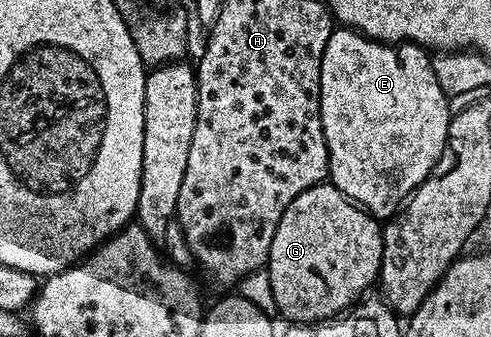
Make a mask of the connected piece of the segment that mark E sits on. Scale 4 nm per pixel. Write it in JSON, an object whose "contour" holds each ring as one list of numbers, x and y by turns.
{"contour":[[350,29,332,30,329,41,325,45,325,53,321,57,321,89,319,90,321,105,321,125,327,142,327,169,330,182,352,203,364,208,368,215,374,215,380,221,386,221,400,210,401,204,416,191,431,175,431,170,441,157,447,144,447,130,451,124,451,111,448,107,448,96,442,91,434,76,432,56,418,43,404,43,396,50,392,44,381,43,378,39,369,39,361,31]]}

